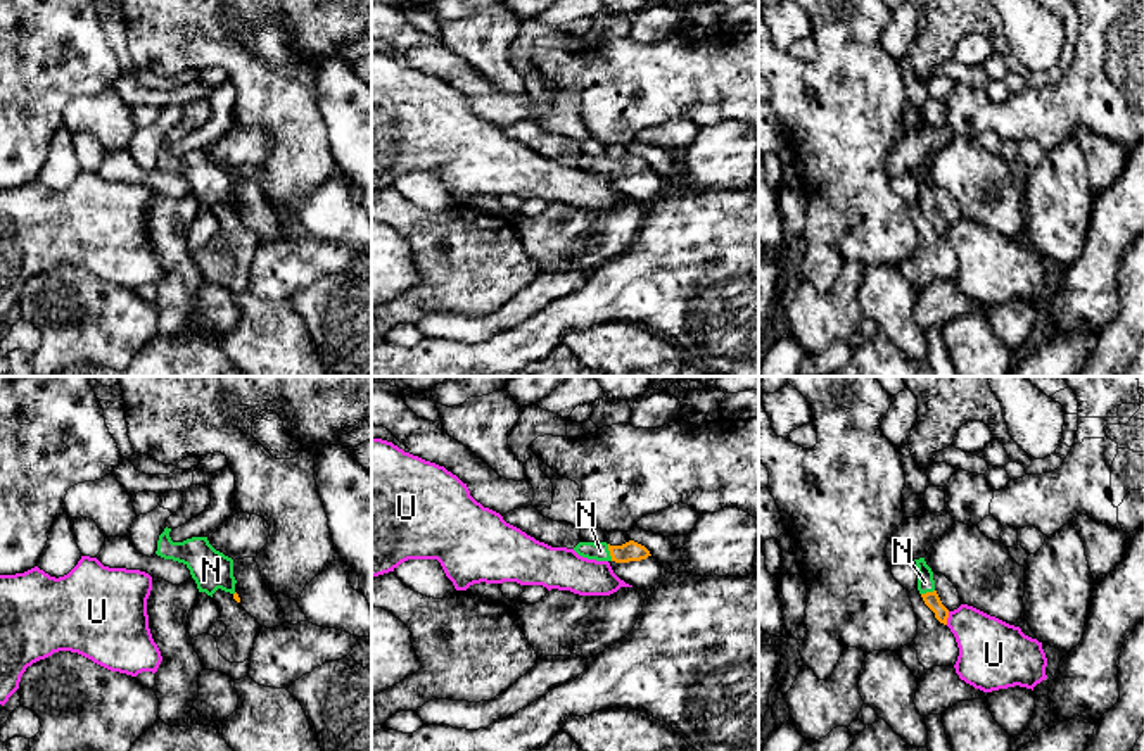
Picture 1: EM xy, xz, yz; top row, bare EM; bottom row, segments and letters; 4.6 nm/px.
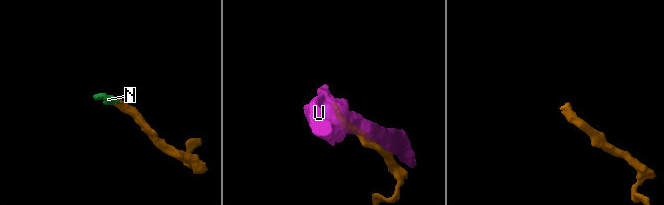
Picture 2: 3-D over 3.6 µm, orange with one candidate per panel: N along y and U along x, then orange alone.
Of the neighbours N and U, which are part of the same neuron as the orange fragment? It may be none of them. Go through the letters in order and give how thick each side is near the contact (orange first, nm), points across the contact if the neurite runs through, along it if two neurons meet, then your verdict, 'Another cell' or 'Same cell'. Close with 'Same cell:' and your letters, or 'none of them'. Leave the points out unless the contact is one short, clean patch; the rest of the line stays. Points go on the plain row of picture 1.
N: Thickness 100 nm (orange) against 80 nm. Path across: xz (631, 164), (610, 166), (600, 164). Same cell
U: Thickness 70 nm (orange) against 280 nm. Another cell
Same cell: N

